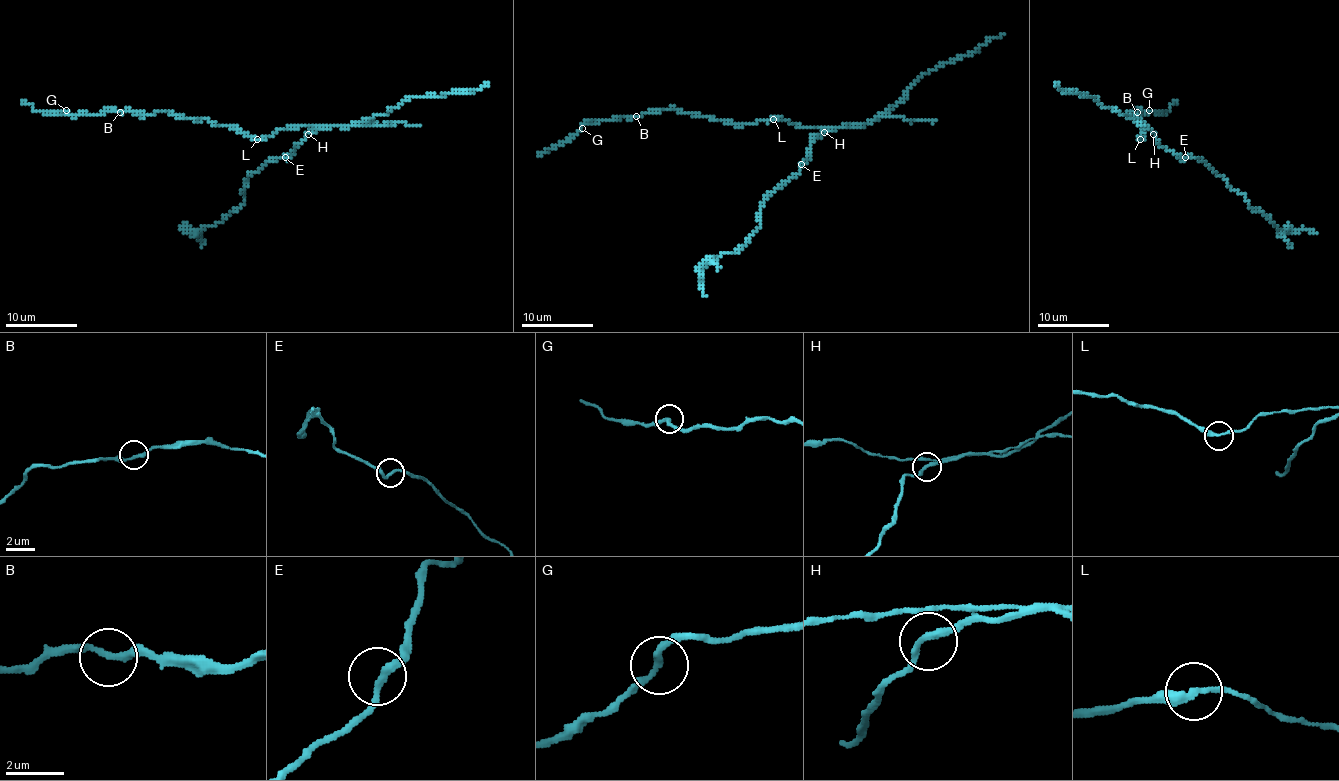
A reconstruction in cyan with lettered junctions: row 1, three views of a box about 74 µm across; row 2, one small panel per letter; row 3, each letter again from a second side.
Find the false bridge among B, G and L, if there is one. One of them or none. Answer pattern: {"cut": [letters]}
{"cut": ["L"]}

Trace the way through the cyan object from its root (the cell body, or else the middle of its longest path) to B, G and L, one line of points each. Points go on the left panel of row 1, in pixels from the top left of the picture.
B: (286, 128), (269, 137), (251, 139), (234, 128), (206, 119), (168, 112), (120, 112)
G: (286, 128), (269, 137), (251, 139), (234, 128), (168, 112), (103, 110), (71, 116), (66, 110)
L: (286, 128), (279, 128), (269, 137), (258, 139)

